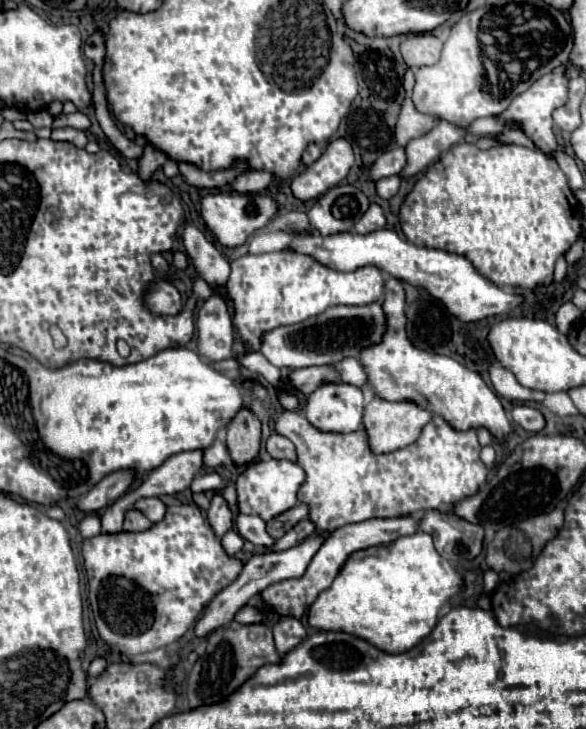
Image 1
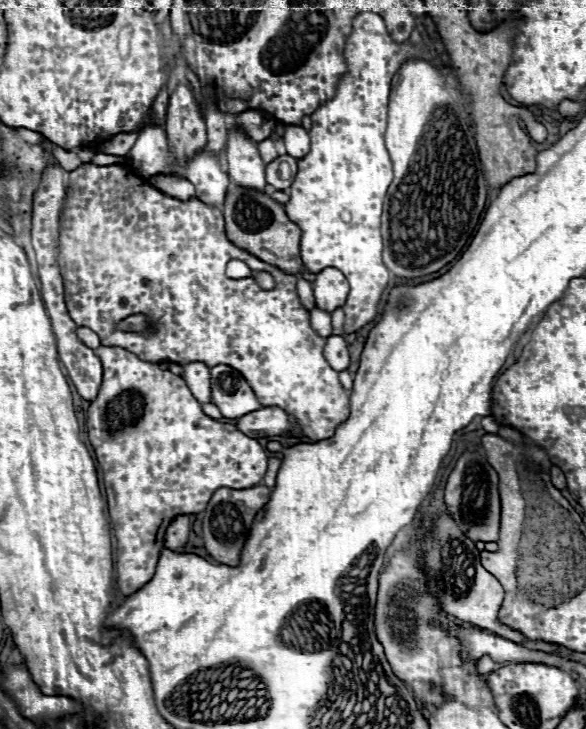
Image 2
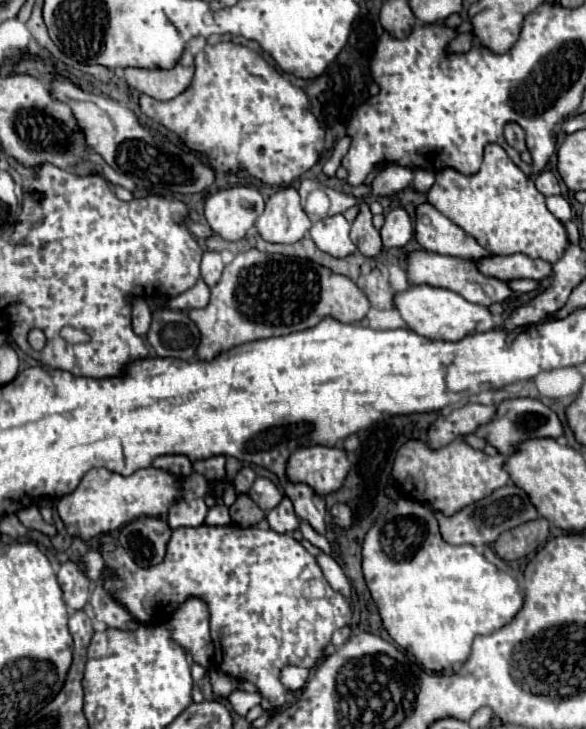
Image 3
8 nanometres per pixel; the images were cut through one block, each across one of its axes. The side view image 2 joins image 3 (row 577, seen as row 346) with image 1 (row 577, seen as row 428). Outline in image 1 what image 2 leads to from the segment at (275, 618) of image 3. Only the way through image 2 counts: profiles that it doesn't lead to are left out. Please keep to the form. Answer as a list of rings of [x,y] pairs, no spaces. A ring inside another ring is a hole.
[[[410,514],[410,516],[400,516],[400,518],[370,518],[370,520],[364,520],[364,522],[356,522],[356,524],[346,524],[346,526],[340,526],[336,528],[334,532],[330,532],[320,550],[314,554],[312,562],[308,564],[308,570],[302,578],[296,578],[296,580],[284,580],[284,582],[276,582],[272,586],[268,586],[264,592],[262,592],[262,598],[268,606],[272,606],[280,616],[294,616],[294,618],[302,618],[302,614],[306,612],[306,608],[316,600],[316,596],[326,590],[332,580],[336,578],[340,566],[346,562],[346,558],[356,552],[356,550],[364,550],[364,548],[370,548],[370,546],[378,546],[378,544],[390,544],[394,542],[396,538],[400,536],[406,536],[406,534],[414,534],[418,530],[418,524],[420,524],[420,518]]]

